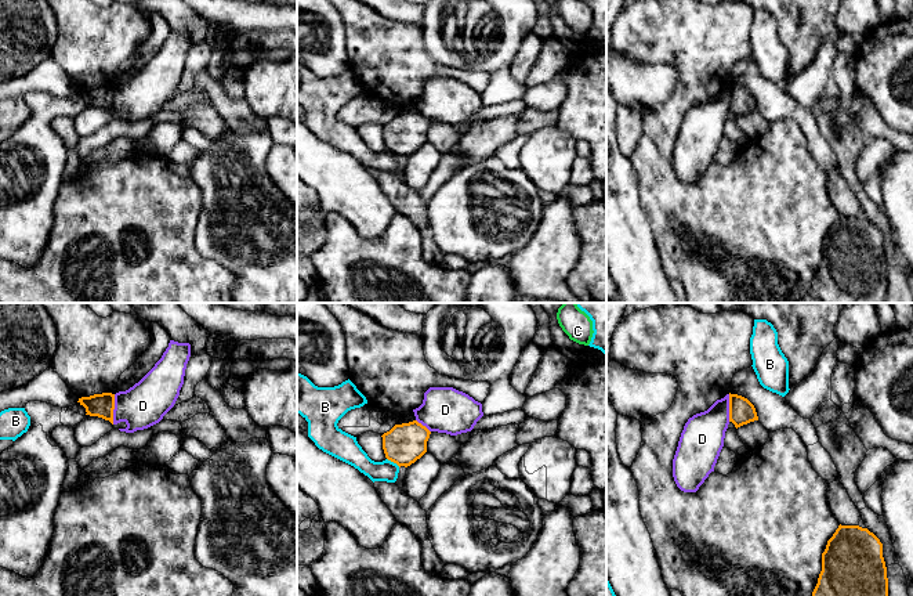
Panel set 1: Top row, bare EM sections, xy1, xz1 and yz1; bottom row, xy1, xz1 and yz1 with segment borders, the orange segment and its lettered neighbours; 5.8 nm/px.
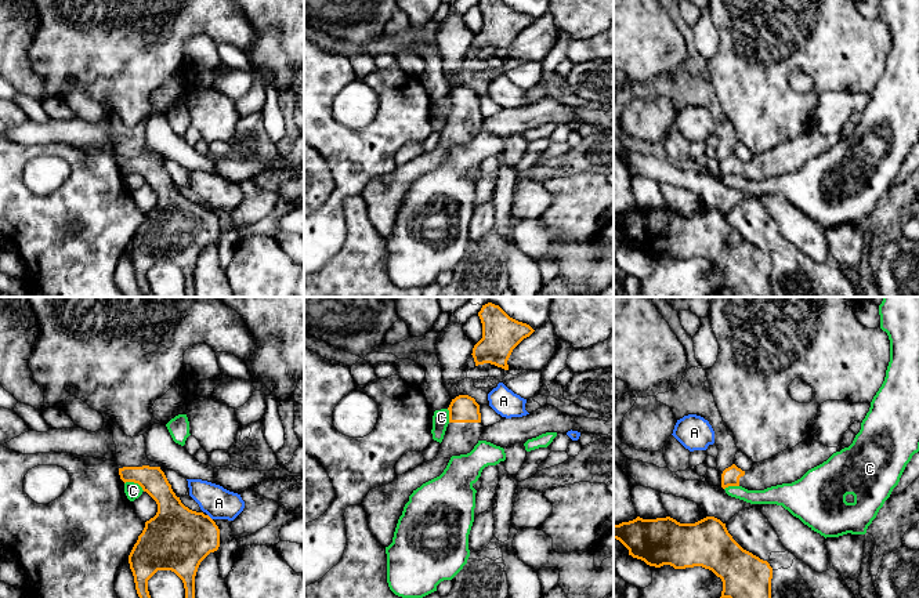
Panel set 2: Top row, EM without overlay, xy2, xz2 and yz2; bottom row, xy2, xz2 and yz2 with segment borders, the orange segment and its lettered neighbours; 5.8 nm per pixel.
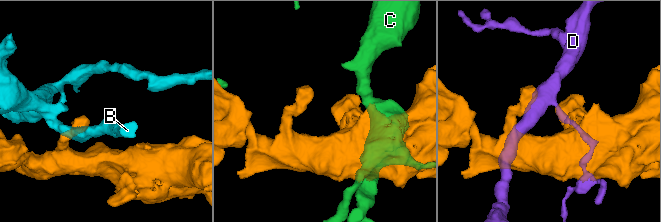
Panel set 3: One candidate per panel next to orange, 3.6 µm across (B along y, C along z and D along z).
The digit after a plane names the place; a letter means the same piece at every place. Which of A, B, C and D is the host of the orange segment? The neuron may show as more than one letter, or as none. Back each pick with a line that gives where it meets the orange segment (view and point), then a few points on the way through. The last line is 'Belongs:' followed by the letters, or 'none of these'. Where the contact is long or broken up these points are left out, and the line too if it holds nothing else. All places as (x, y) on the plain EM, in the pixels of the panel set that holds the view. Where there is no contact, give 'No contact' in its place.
Belongs: none of these

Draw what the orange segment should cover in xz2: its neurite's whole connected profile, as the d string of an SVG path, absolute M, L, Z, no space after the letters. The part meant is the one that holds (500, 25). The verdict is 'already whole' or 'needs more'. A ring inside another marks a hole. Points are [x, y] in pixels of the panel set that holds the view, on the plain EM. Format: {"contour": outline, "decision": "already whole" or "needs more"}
{"contour": "M481 0L482 29L473 39L475 57L491 54L509 61L513 40L535 21L510 8L503 0Z", "decision": "already whole"}

